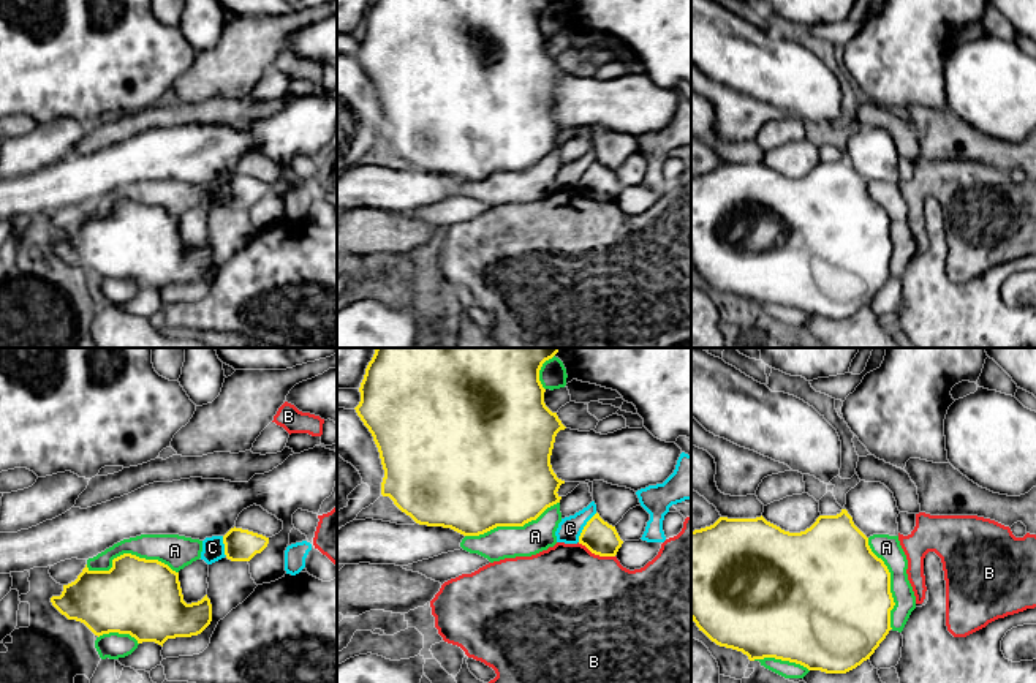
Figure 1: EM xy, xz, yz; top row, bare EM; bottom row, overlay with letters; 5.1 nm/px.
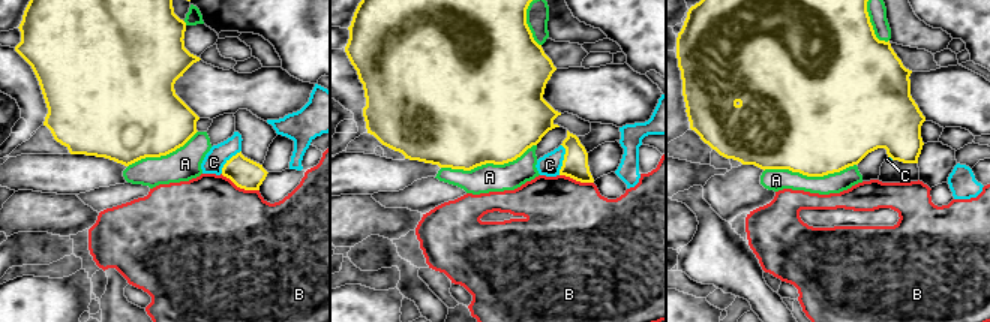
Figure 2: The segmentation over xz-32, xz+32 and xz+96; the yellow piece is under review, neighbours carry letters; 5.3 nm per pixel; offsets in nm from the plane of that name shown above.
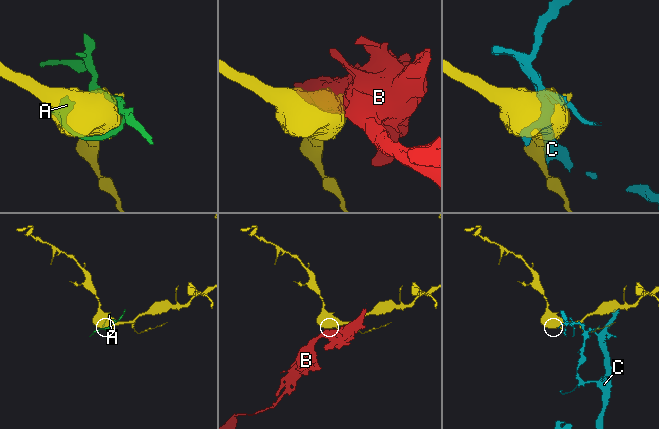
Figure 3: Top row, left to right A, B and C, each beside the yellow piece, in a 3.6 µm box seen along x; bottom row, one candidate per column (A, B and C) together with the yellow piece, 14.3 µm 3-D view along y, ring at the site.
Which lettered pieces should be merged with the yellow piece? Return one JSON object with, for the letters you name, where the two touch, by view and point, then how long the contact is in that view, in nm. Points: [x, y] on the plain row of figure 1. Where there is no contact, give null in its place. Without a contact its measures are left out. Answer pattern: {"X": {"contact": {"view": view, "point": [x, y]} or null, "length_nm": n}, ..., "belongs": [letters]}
{"belongs": []}

